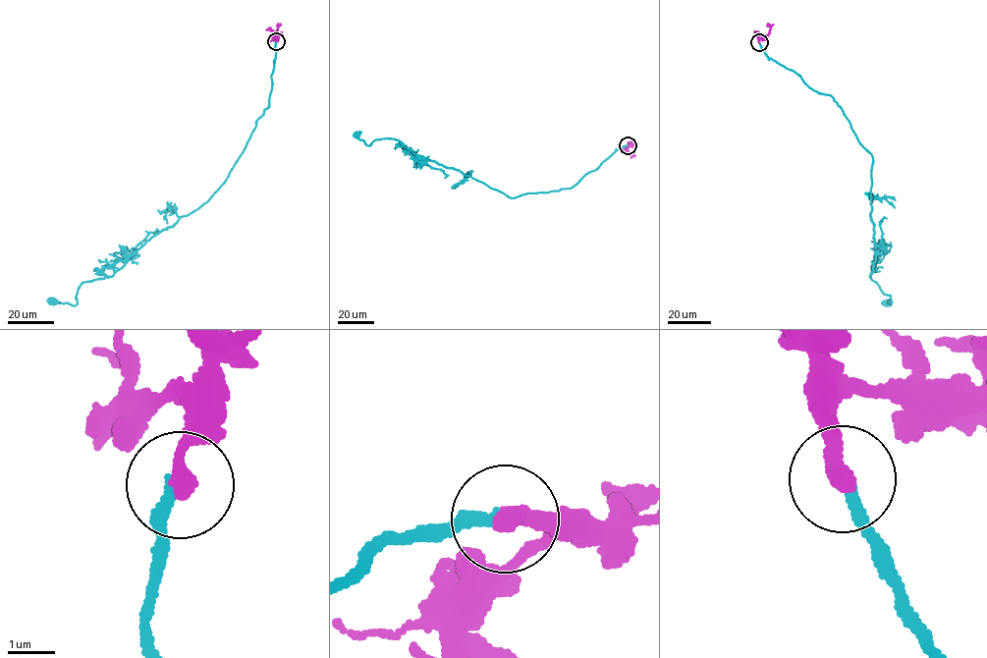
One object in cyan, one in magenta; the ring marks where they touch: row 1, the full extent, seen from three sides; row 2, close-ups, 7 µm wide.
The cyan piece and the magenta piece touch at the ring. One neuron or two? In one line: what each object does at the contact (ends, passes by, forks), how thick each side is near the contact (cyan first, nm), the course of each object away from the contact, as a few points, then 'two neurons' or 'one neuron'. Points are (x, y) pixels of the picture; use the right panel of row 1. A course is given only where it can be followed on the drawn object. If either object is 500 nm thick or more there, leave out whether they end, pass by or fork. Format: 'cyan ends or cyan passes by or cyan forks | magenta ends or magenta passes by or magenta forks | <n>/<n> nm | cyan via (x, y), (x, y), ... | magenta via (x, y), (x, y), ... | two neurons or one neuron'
cyan ends | magenta ends | 240/400 nm | cyan via (758, 42), (765, 54), (833, 97), (871, 154), (875, 258), (870, 277), (890, 297), (887, 302) | magenta via (758, 42), (758, 38), (769, 32), (767, 23) | one neuron

